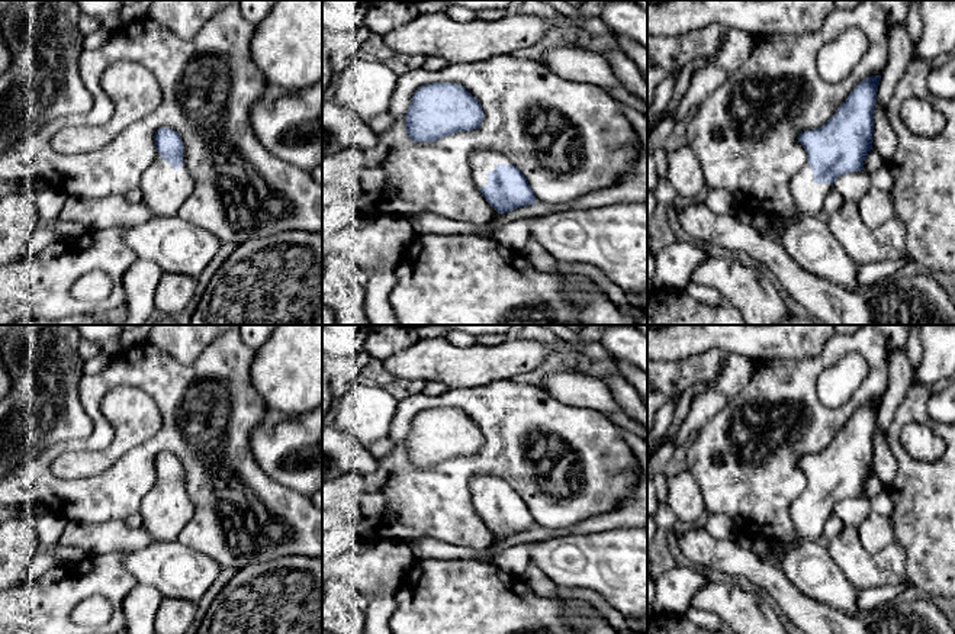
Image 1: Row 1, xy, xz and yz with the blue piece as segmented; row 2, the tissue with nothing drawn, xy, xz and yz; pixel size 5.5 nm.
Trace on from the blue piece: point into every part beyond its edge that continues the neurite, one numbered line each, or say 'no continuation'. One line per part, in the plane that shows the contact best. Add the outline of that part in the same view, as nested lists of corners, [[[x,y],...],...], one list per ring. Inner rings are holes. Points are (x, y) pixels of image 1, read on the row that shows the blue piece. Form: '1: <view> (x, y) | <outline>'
1: xz (484, 161) | [[[476,149],[473,152],[472,173],[478,189],[482,189],[488,184],[488,173],[496,170],[498,164],[514,165],[505,154],[492,149]]]

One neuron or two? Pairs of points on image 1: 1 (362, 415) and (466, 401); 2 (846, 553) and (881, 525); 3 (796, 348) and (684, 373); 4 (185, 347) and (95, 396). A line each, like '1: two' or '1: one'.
1: two
2: two
3: two
4: two

